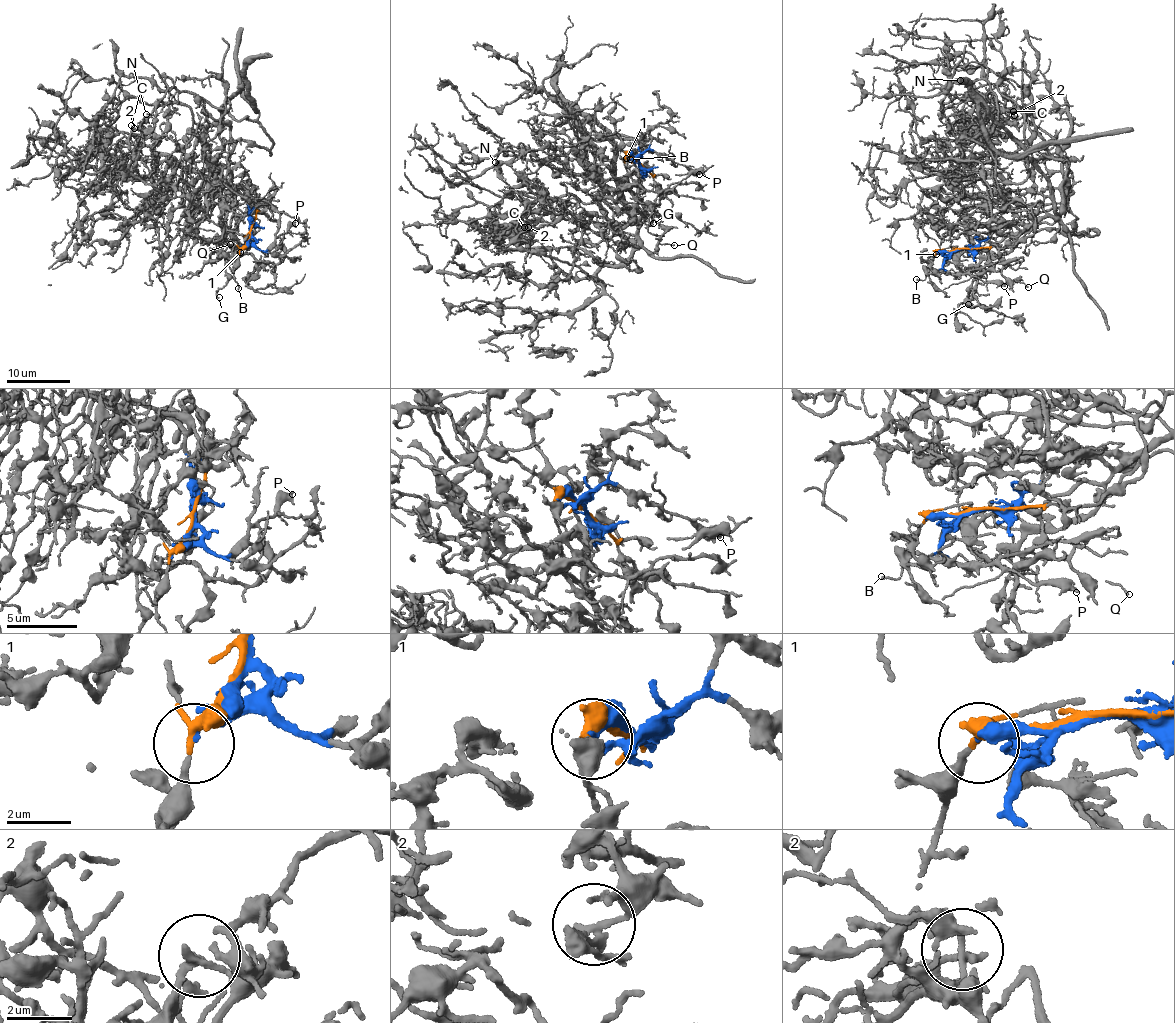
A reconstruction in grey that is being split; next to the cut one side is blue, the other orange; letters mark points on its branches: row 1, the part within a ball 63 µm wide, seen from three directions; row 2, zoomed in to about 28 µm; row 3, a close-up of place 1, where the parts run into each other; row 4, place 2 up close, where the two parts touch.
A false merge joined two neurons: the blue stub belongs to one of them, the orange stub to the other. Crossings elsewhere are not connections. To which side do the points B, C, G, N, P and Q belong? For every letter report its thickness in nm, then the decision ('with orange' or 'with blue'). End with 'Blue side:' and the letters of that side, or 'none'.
B: 140 nm | with orange
C: 170 nm | with orange
G: 150 nm | with blue
N: 110 nm | with orange
P: 280 nm | with blue
Q: 140 nm | with blue
Blue side: G, P, Q

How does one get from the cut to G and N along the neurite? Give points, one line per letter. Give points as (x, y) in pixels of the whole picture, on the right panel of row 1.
G: (960, 249), (974, 246), (1000, 226), (1010, 223), (1018, 229), (1030, 229), (1013, 249), (981, 261), (969, 304)
N: (960, 249), (1032, 235), (1049, 193), (981, 102), (994, 158), (972, 138), (994, 128), (996, 99), (961, 80)

